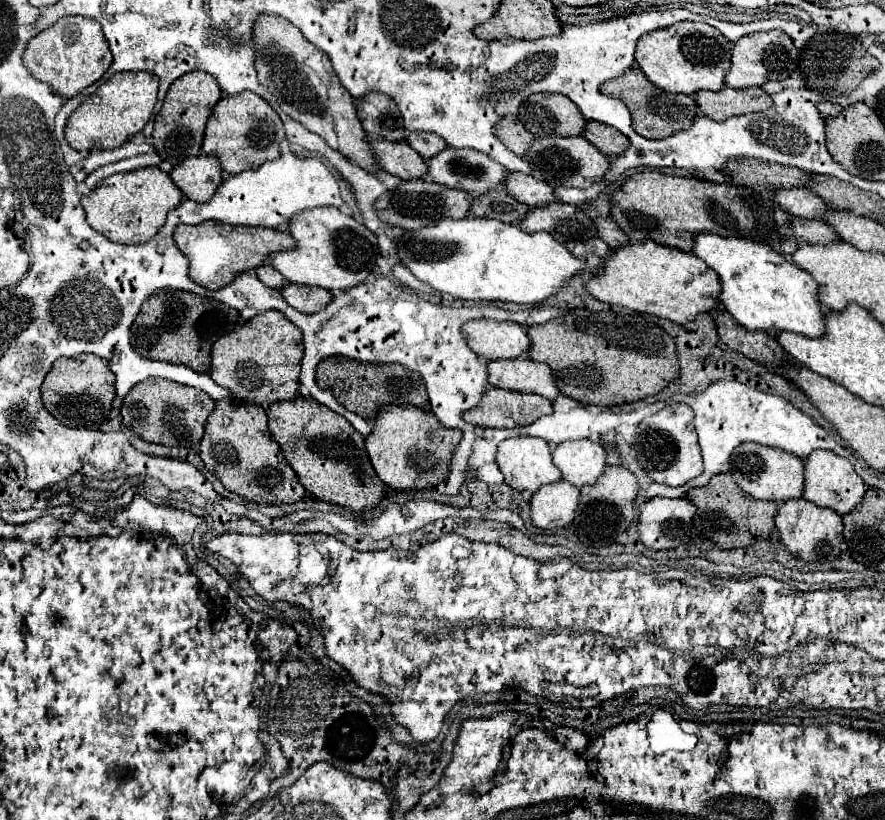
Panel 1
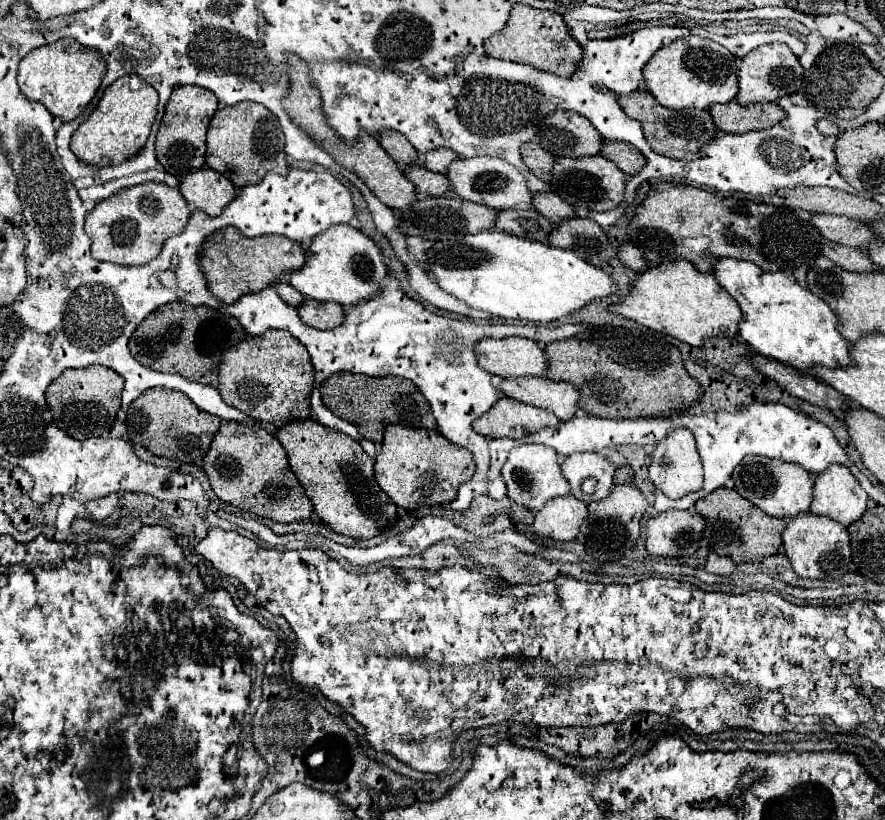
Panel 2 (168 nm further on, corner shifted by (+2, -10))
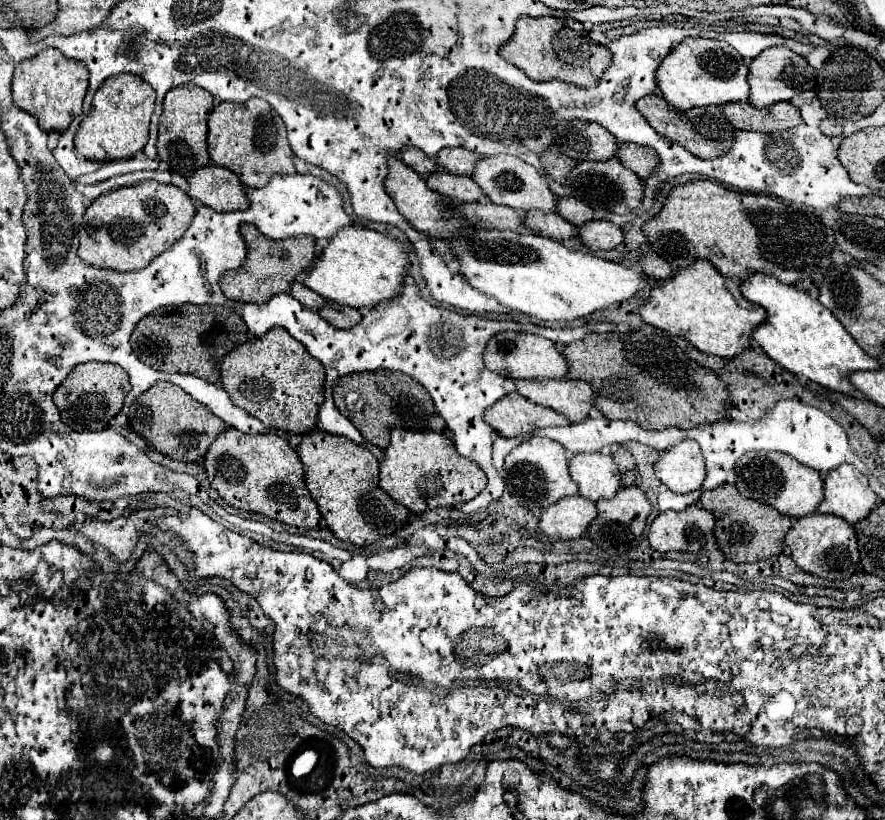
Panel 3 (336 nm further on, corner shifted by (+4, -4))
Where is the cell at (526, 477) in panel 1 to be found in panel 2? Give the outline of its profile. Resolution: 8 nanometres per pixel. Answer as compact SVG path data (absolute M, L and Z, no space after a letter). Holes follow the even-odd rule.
M525 444L513 448L503 466L503 478L507 484L507 496L531 512L539 510L551 498L569 494L569 482L561 474L557 452L543 444Z

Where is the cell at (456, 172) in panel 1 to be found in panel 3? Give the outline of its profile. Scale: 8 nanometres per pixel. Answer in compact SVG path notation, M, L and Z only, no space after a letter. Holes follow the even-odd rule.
M499 154L499 156L489 156L483 158L479 162L479 166L475 168L475 174L471 176L473 180L477 180L477 184L481 186L481 190L489 196L491 202L495 204L503 204L503 206L511 206L515 210L541 210L541 212L555 212L557 210L557 196L549 190L547 178L533 168L531 164L515 158L515 156L507 156L507 154Z

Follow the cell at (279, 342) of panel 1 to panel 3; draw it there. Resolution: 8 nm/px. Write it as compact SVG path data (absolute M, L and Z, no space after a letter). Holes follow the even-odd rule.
M281 326L233 348L221 362L221 382L231 402L261 420L267 428L295 434L309 434L317 428L319 404L325 400L323 364Z

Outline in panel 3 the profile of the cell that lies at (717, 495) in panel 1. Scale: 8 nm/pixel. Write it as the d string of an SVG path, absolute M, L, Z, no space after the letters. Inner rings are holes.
M721 484L715 490L707 490L701 494L701 506L715 514L715 540L719 544L719 550L733 562L759 562L767 560L769 556L775 556L783 552L783 540L789 528L793 526L793 520L789 516L783 516L775 512L775 508L761 504L757 500L745 498L737 492L733 484Z

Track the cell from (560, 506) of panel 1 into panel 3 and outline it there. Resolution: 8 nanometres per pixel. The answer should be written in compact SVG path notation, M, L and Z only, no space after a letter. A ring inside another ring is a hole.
M567 496L541 514L541 530L555 540L575 540L583 536L591 520L597 516L597 506L583 496Z

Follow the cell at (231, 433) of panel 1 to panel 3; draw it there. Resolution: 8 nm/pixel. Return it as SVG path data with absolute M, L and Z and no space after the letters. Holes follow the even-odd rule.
M227 428L207 450L205 470L211 488L233 508L263 514L305 530L315 528L321 520L319 508L305 488L303 462L289 442L277 434L243 434L235 428Z

